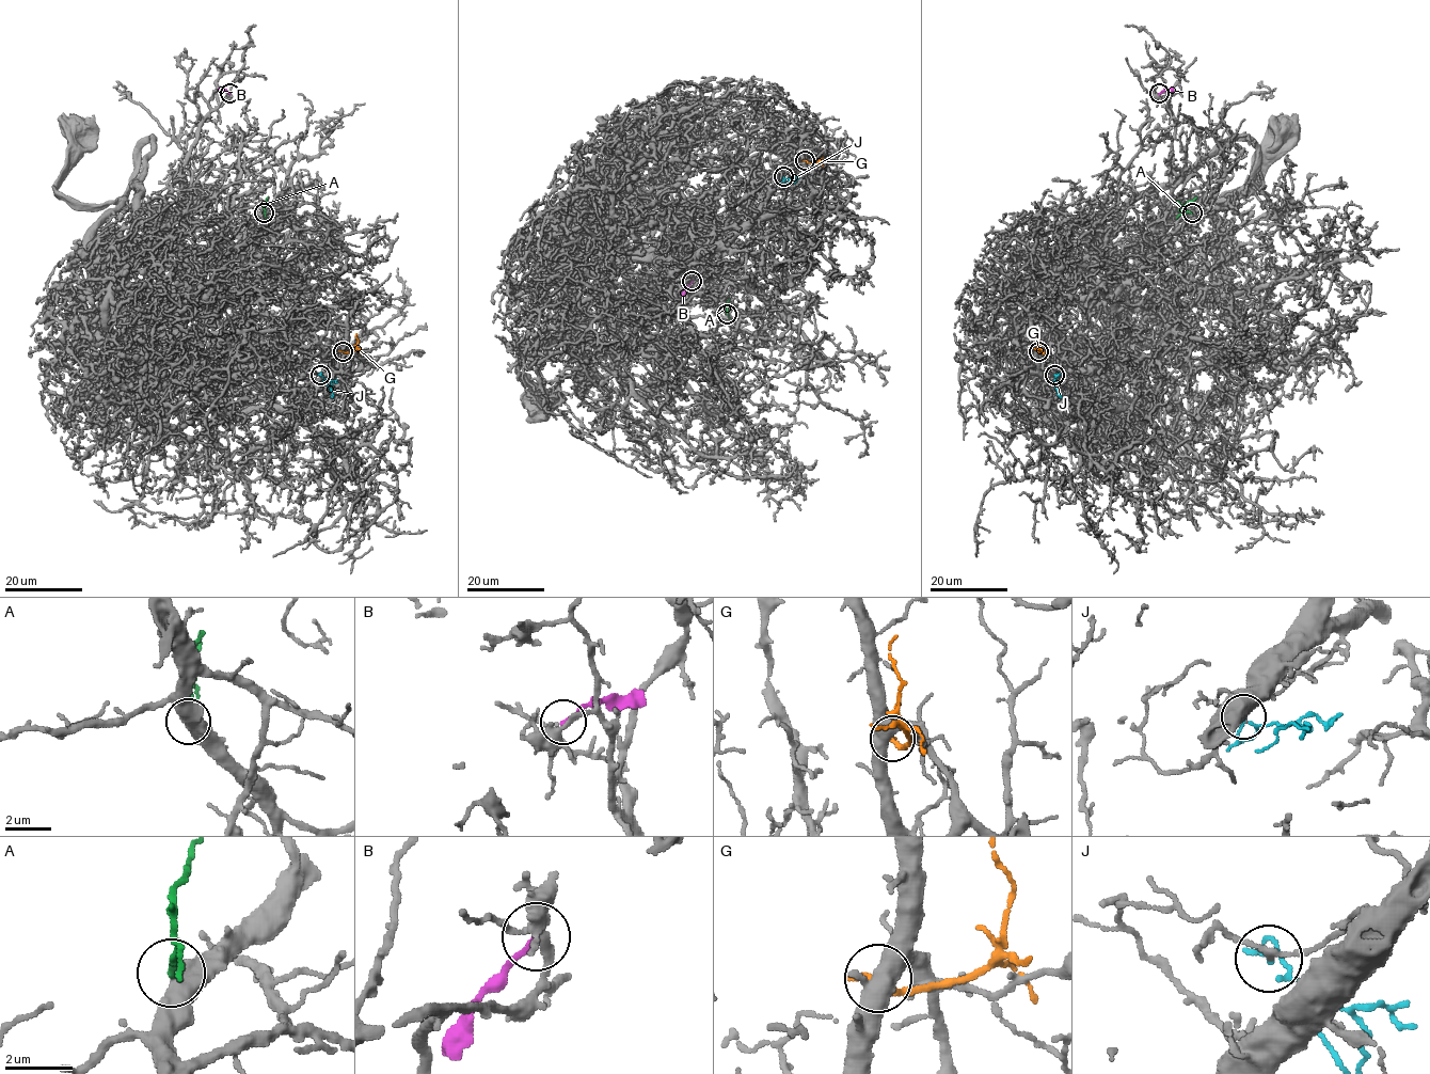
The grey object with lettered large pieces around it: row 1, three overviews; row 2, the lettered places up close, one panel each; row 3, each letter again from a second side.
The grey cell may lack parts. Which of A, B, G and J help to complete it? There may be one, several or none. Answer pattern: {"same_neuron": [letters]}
{"same_neuron": ["A"]}

